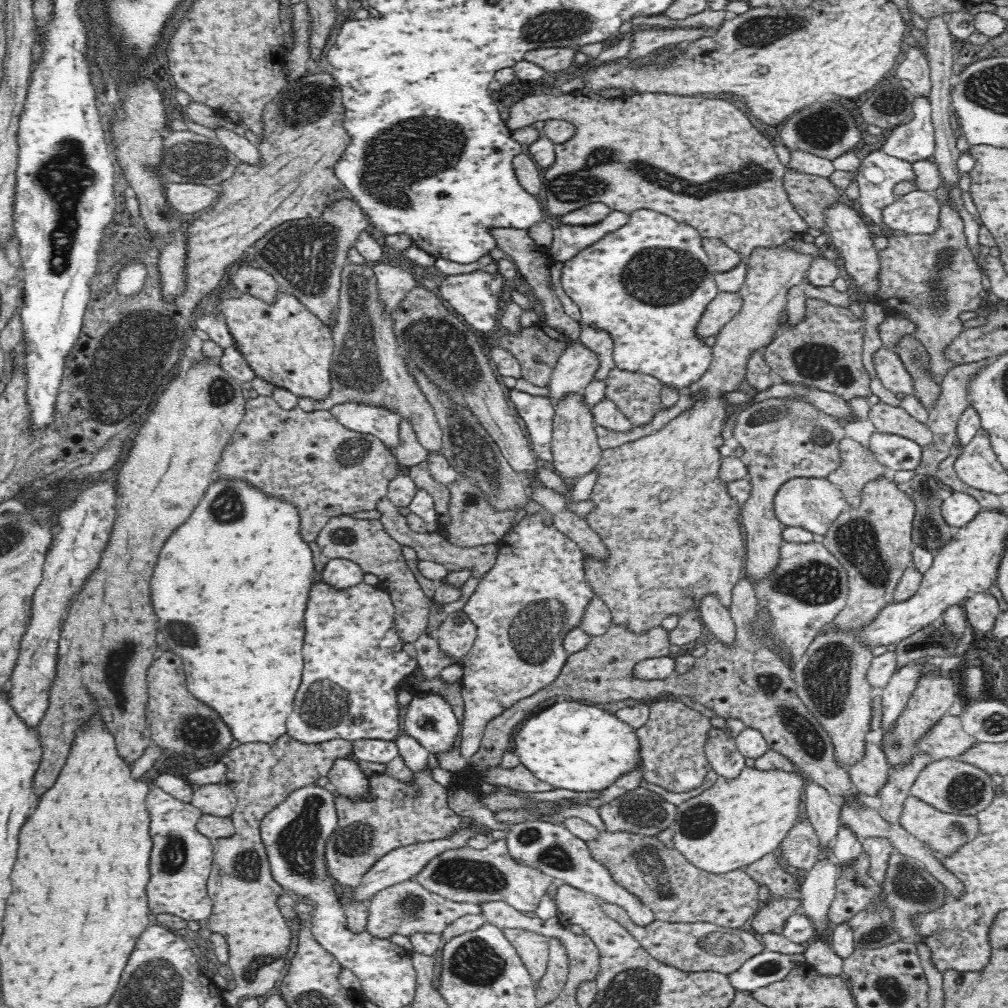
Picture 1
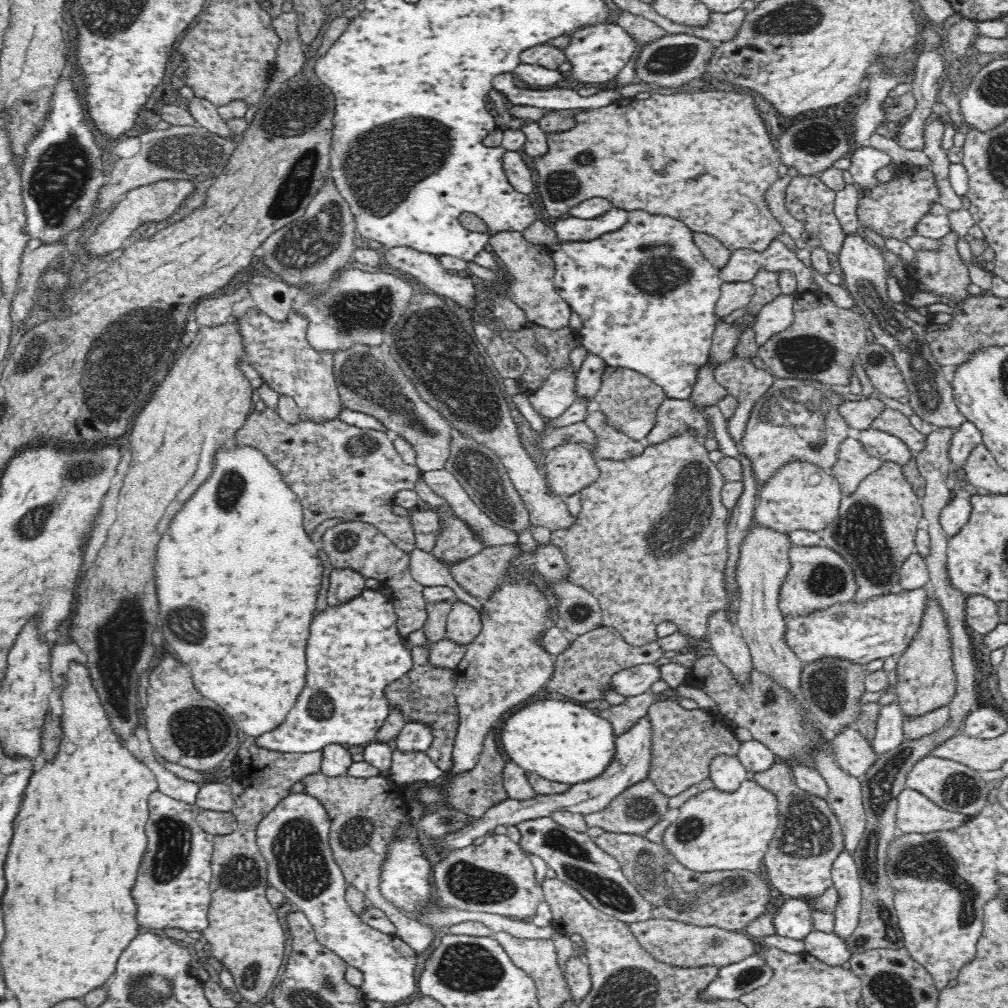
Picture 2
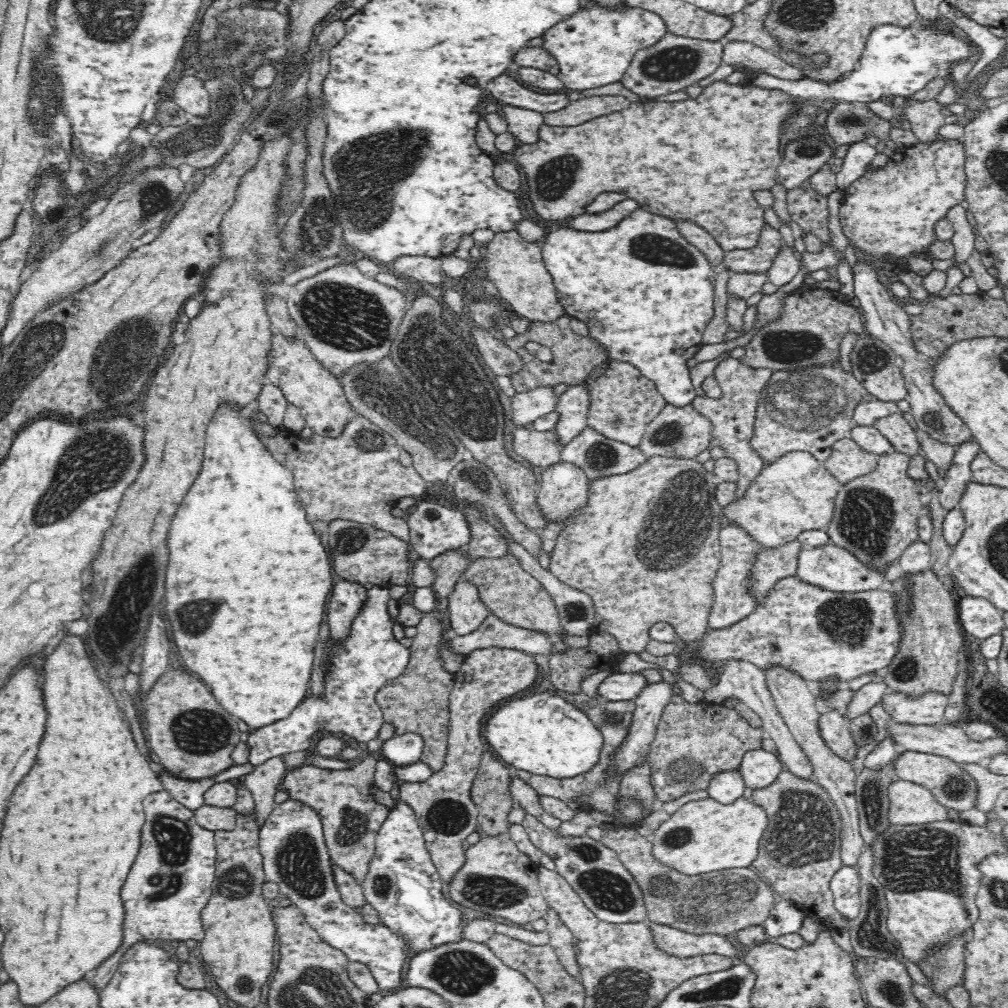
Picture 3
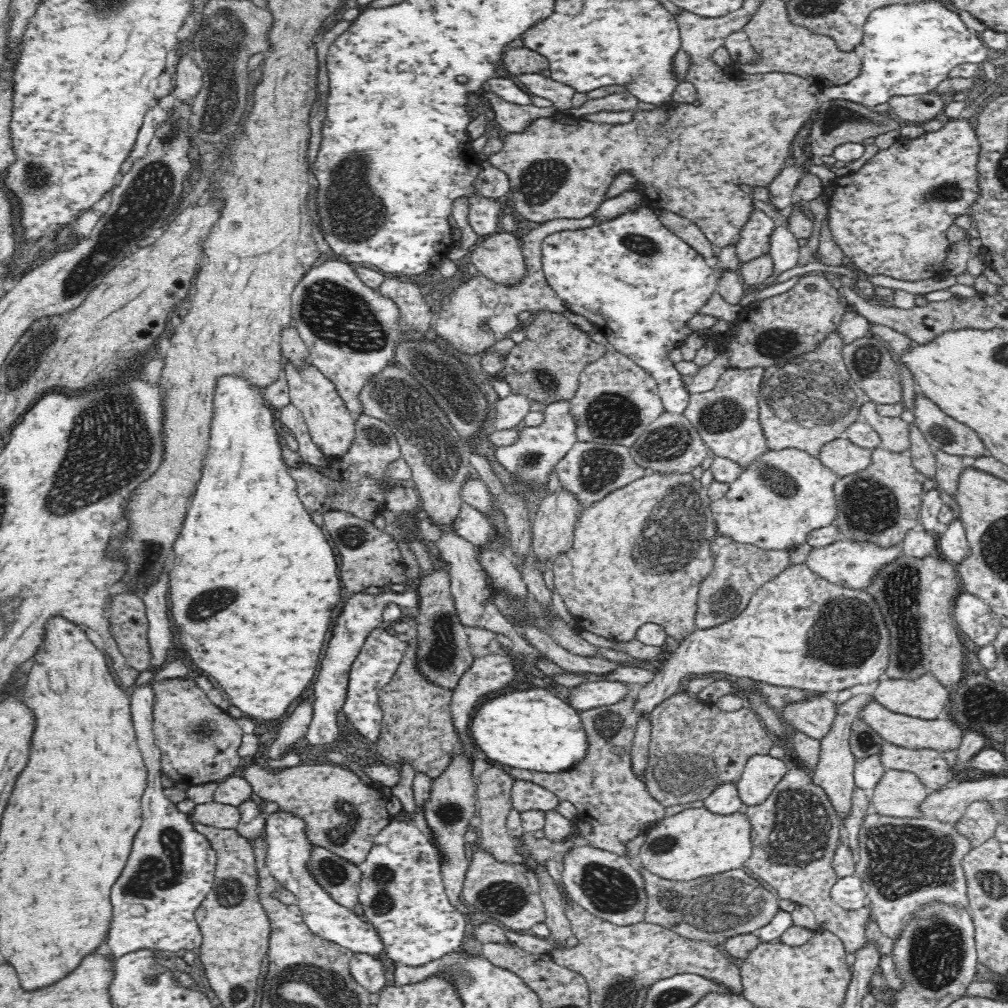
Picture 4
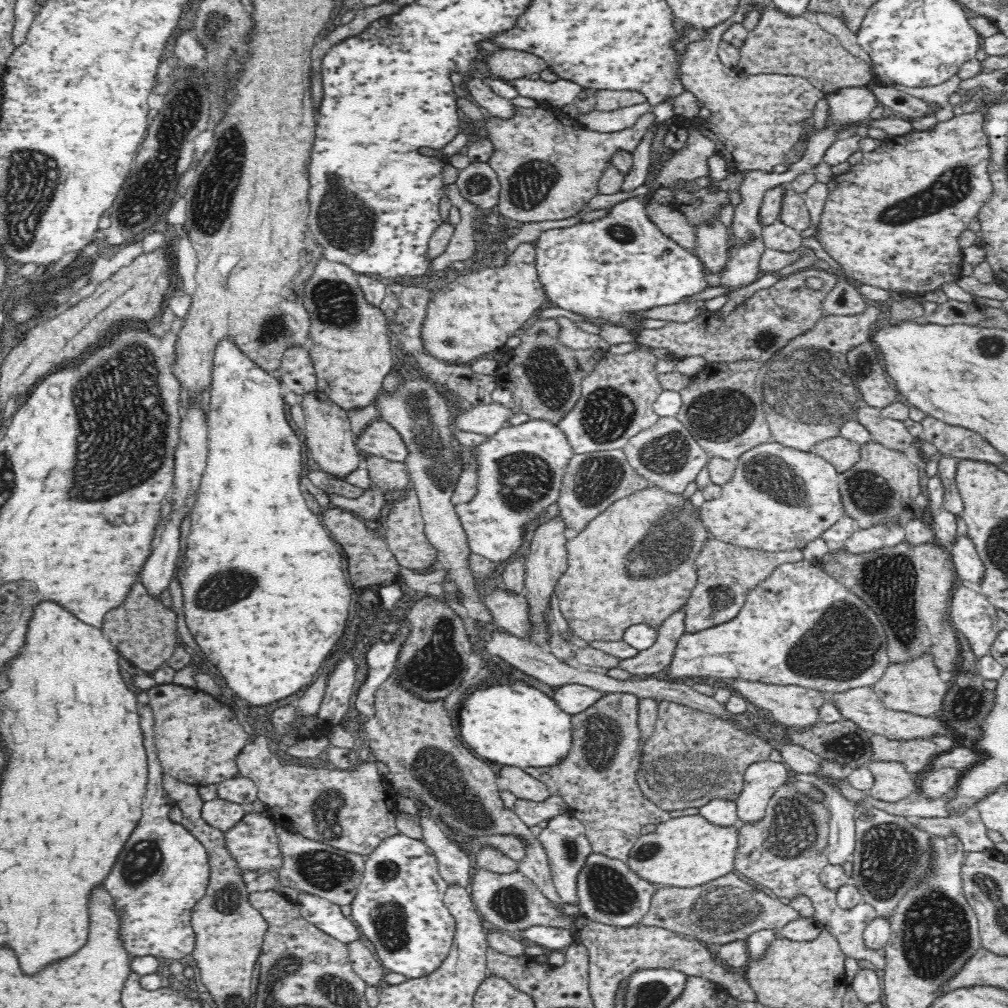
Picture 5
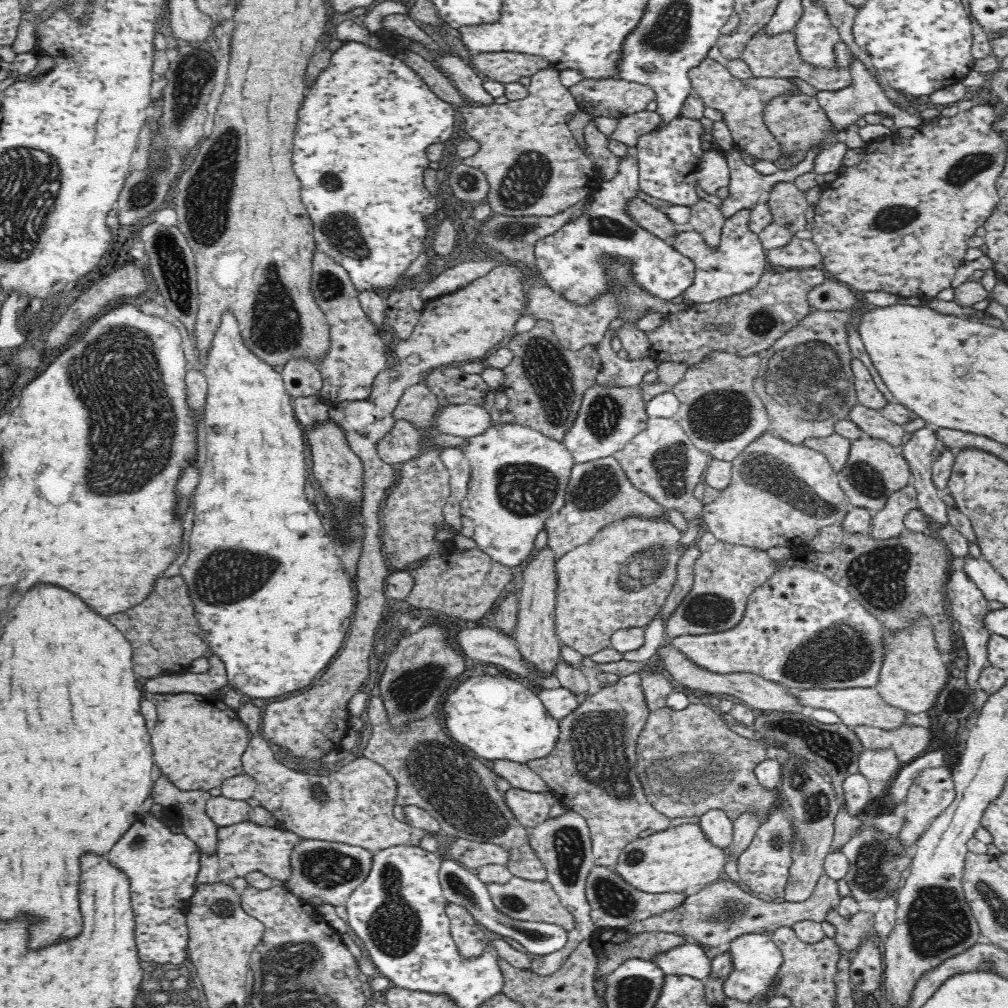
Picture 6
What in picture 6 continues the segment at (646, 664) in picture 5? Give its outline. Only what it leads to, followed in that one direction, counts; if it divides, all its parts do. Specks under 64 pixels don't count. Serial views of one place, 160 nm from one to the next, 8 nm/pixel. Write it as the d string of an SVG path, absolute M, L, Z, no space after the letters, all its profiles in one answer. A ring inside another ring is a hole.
M691 544L682 552L682 556L678 558L676 564L676 582L670 594L668 594L663 607L661 608L661 618L665 621L674 608L682 602L682 598L690 592L693 585L693 578L695 572L695 562L701 555L701 550L696 544ZM638 674L620 677L616 683L607 684L597 694L581 700L576 710L558 720L558 740L554 750L544 758L526 763L568 810L576 811L588 821L596 866L612 867L621 850L638 839L640 832L654 830L657 833L671 827L671 820L650 804L636 772L636 742L650 712L640 679Z

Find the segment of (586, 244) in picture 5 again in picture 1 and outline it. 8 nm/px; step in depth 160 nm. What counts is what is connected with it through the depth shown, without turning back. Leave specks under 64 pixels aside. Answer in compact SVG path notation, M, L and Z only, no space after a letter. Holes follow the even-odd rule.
M641 209L633 211L629 215L629 220L626 225L605 234L601 240L594 245L582 248L576 256L563 263L561 270L562 277L560 281L563 285L562 288L566 295L568 295L568 297L576 303L576 306L579 307L581 312L580 324L604 331L612 337L612 356L616 366L623 371L644 373L653 376L663 385L674 387L674 389L679 392L685 392L691 384L700 380L713 359L712 347L706 345L705 338L697 334L698 323L704 311L707 309L708 303L714 300L714 297L720 292L715 282L717 272L714 270L714 266L712 266L712 262L710 262L706 251L702 248L702 238L703 236L688 224L680 223L670 216L655 211Z

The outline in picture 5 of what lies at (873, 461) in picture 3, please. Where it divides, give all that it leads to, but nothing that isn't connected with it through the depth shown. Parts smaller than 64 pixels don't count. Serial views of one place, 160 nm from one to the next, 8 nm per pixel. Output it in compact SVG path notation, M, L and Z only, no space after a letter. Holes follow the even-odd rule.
M840 435L818 442L813 451L827 460L839 472L844 472L858 462L860 444Z

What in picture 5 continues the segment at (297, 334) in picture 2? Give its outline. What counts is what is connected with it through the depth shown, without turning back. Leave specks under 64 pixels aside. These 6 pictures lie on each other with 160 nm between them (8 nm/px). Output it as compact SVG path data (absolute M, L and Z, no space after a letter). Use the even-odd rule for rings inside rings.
M312 391L302 396L302 408L305 412L305 443L311 462L316 463L317 469L333 478L345 480L364 461L355 445L355 436L351 430L348 413L330 400L322 391Z

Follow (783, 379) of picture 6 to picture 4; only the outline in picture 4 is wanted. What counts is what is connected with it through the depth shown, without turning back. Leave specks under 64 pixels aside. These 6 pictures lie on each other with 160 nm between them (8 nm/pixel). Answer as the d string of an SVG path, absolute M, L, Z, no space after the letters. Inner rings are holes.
M834 330L828 332L812 350L765 368L759 399L759 422L770 450L795 448L818 457L824 444L844 437L850 424L861 419L859 408L868 398L847 371L841 353L844 346L840 333Z

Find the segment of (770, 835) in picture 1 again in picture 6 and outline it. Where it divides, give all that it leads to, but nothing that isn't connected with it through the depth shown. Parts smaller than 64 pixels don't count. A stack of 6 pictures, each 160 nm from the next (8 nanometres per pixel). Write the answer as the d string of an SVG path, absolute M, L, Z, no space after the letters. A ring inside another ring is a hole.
M682 824L627 844L610 869L645 893L684 893L716 883L727 861L726 850L712 845L699 824Z

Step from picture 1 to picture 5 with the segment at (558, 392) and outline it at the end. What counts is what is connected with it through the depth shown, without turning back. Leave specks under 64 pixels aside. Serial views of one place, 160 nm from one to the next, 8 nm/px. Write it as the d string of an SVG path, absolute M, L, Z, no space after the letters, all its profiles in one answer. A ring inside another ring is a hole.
M496 402L473 406L451 418L454 420L452 430L492 436L498 430L509 426L511 407L512 405L506 407Z

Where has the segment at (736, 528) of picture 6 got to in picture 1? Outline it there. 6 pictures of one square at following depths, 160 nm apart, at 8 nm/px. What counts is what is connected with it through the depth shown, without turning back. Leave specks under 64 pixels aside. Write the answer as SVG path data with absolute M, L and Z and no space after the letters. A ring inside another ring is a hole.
M798 476L798 478L786 480L778 488L772 504L774 515L778 517L778 521L783 524L784 528L800 527L820 536L826 534L830 524L848 507L842 491L833 482L827 478L814 476Z

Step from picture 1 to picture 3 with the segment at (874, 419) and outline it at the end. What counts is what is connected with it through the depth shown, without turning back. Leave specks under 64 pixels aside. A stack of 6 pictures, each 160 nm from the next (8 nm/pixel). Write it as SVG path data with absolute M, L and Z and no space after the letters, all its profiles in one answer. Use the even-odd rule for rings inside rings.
M900 412L880 417L872 426L890 441L894 451L910 456L922 453L917 434Z

